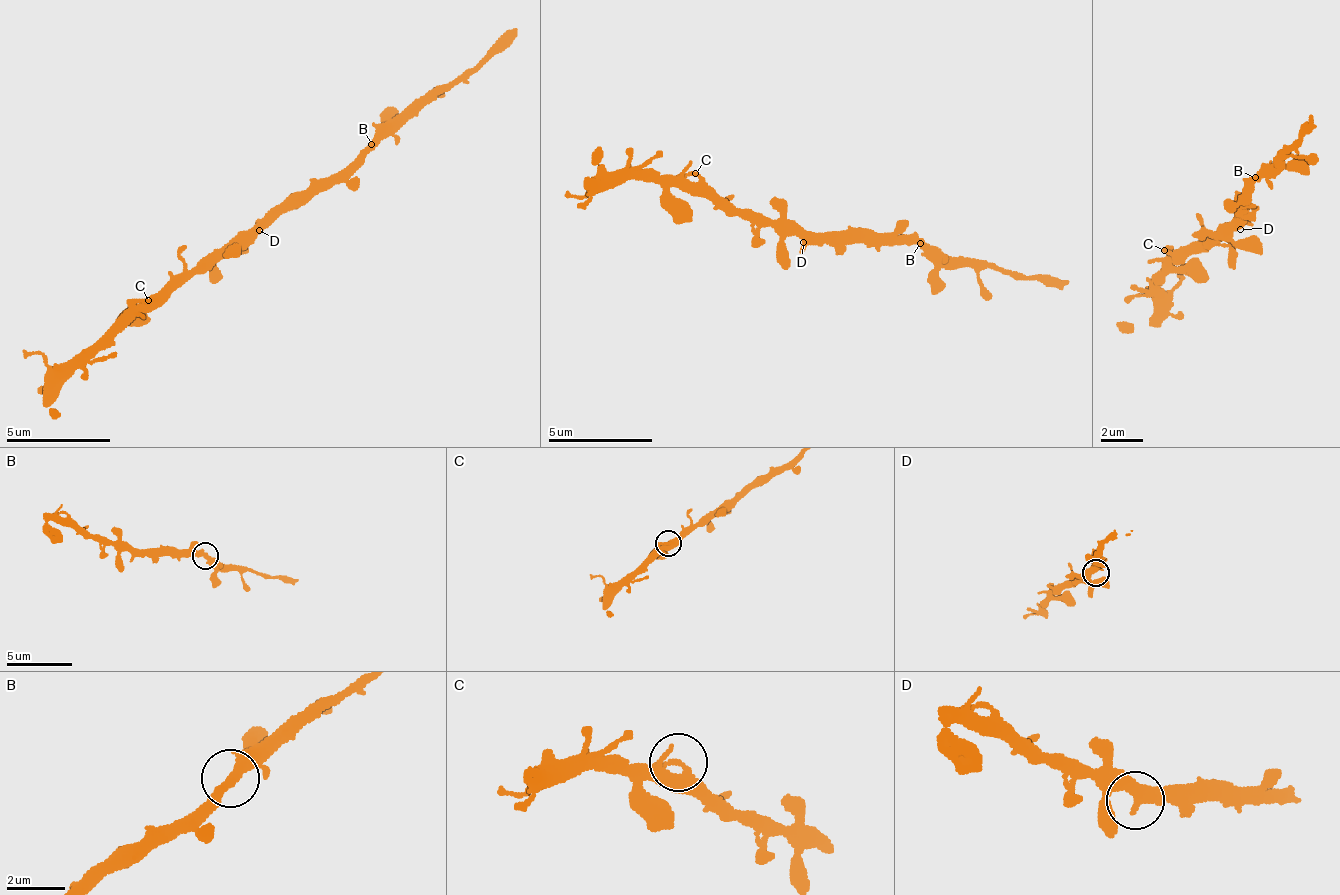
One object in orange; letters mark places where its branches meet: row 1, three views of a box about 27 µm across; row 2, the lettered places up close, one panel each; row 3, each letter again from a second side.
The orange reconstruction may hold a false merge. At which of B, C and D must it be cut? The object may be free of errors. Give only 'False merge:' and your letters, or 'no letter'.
False merge: no letter

